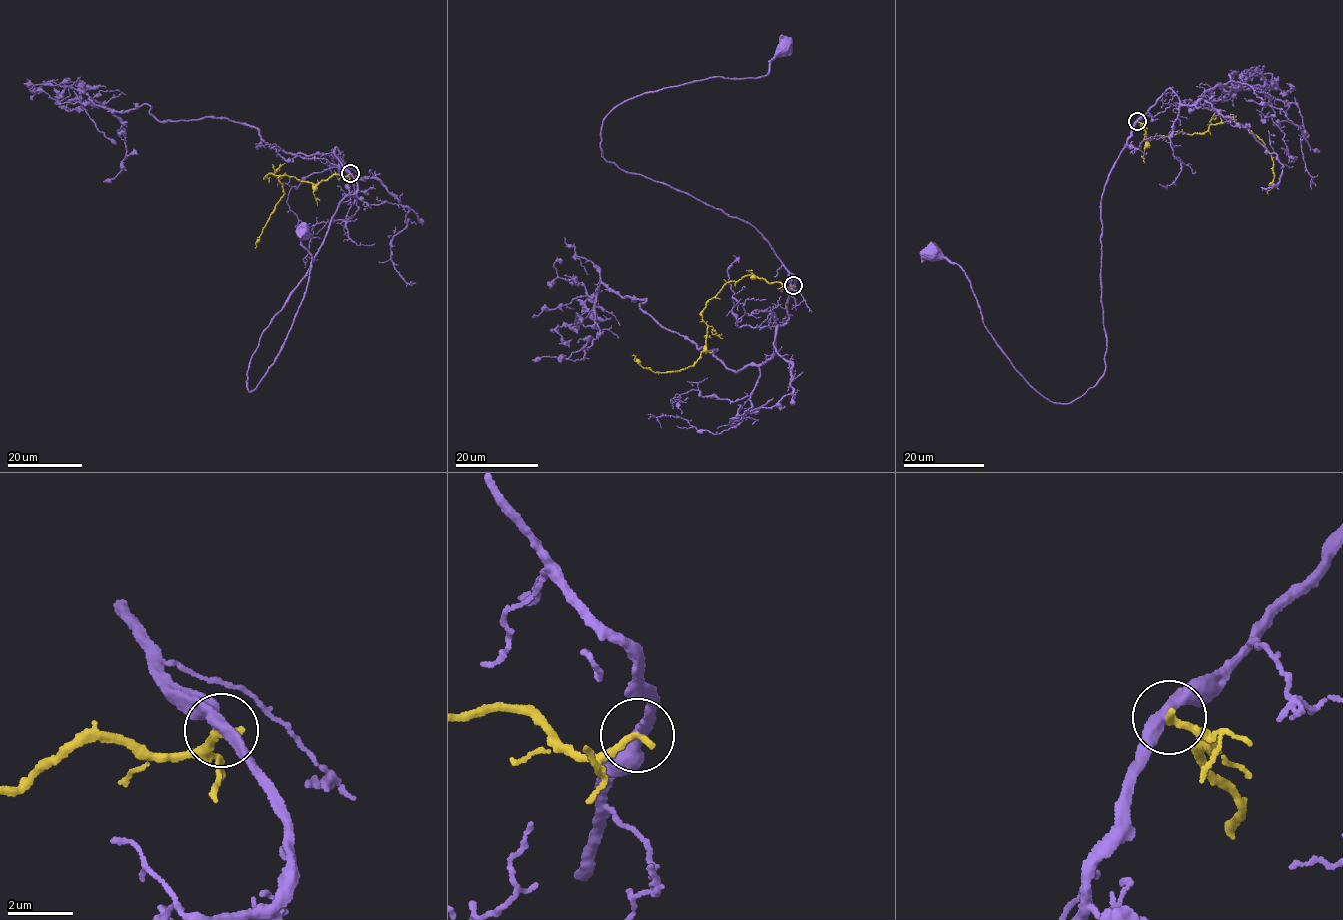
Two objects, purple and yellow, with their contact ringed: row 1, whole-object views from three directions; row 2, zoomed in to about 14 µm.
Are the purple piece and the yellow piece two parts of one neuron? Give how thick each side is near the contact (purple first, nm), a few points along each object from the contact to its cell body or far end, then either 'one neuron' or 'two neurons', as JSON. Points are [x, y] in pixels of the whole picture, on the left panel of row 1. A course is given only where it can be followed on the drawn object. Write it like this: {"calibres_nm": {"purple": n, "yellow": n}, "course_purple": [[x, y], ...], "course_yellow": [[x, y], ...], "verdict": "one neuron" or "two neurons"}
{"calibres_nm": {"purple": 360, "yellow": 280}, "course_purple": [[350, 173], [357, 190], [340, 202], [308, 273], [263, 333], [250, 392], [305, 292], [304, 232]], "course_yellow": [[350, 173], [334, 174], [316, 184], [266, 174], [266, 178], [273, 174], [279, 178], [284, 191], [255, 248]], "verdict": "two neurons"}

